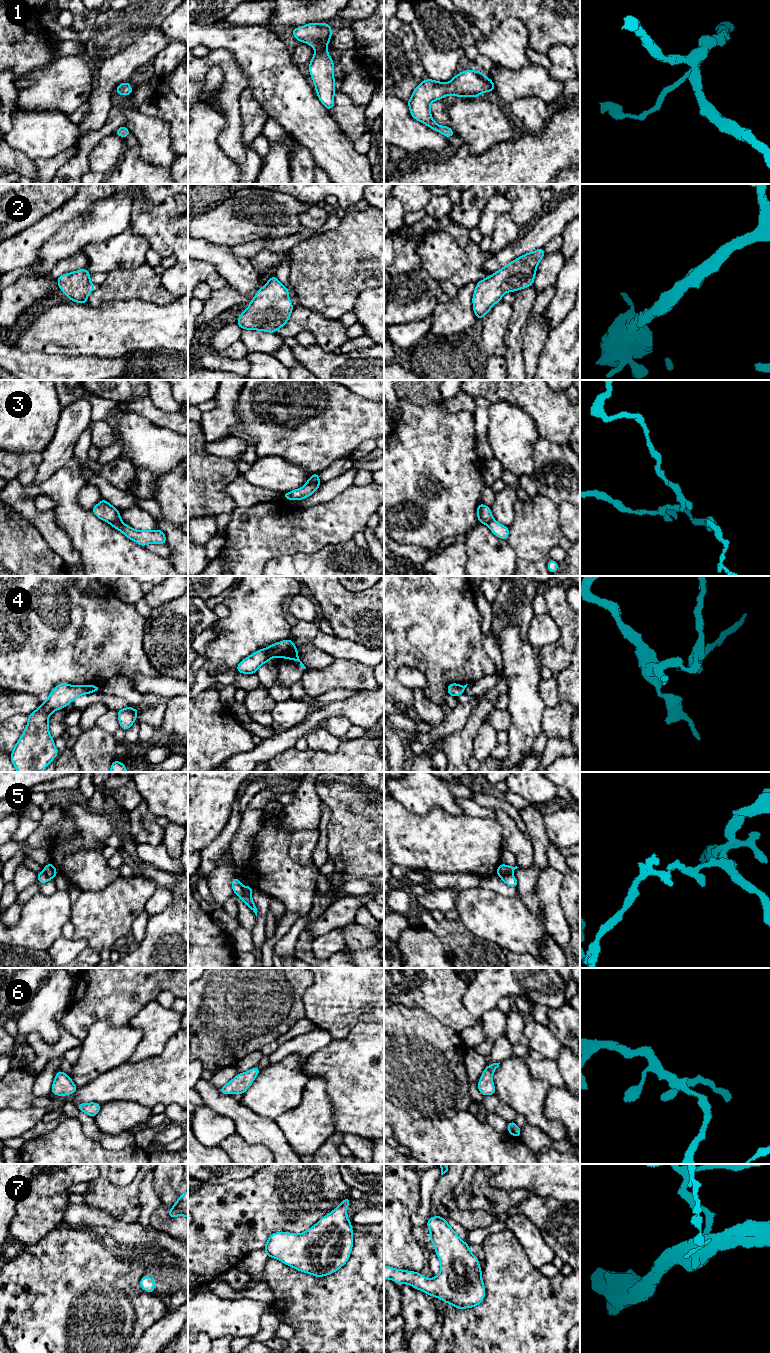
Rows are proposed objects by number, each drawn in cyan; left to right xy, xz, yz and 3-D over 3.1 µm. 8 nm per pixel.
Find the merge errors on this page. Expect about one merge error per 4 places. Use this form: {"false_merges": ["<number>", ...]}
{"false_merges": ["3", "4", "5"]}

